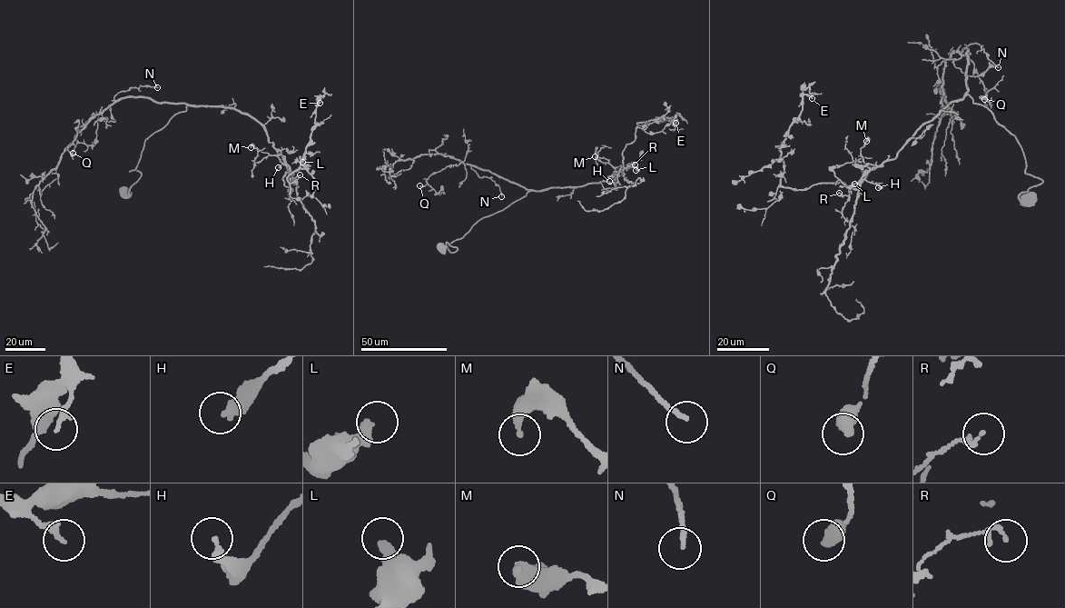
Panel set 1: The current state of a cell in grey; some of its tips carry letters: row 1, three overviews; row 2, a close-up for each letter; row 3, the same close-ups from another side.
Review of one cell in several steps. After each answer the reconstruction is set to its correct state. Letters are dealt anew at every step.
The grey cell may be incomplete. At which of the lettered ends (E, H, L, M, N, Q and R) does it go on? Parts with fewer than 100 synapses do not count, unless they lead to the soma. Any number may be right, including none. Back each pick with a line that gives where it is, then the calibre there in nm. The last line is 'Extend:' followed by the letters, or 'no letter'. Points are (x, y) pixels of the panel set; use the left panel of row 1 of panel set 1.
Extend: no letter

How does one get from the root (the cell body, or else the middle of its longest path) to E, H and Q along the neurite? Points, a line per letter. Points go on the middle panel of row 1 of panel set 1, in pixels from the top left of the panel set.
E: (440, 247), (455, 252), (448, 246), (478, 221), (529, 191), (606, 181), (621, 170), (637, 123), (675, 123)
H: (440, 247), (447, 242), (455, 252), (448, 246), (478, 221), (529, 191), (584, 186), (617, 172), (609, 181)
Q: (440, 247), (447, 242), (455, 252), (448, 246), (478, 221), (528, 191), (461, 163), (431, 174), (419, 185)

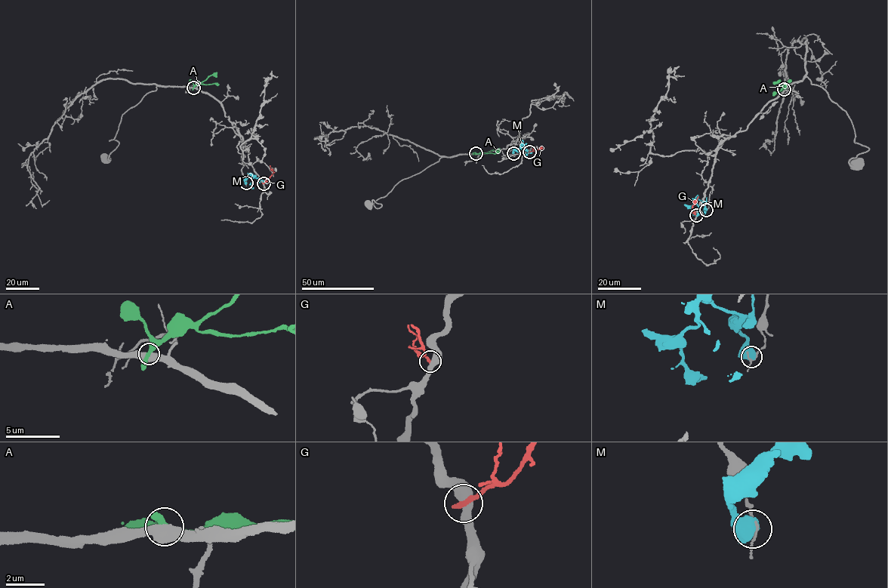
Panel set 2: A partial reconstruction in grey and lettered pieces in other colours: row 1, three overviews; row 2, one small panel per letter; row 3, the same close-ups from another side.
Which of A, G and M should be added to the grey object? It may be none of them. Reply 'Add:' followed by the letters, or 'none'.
Add: none

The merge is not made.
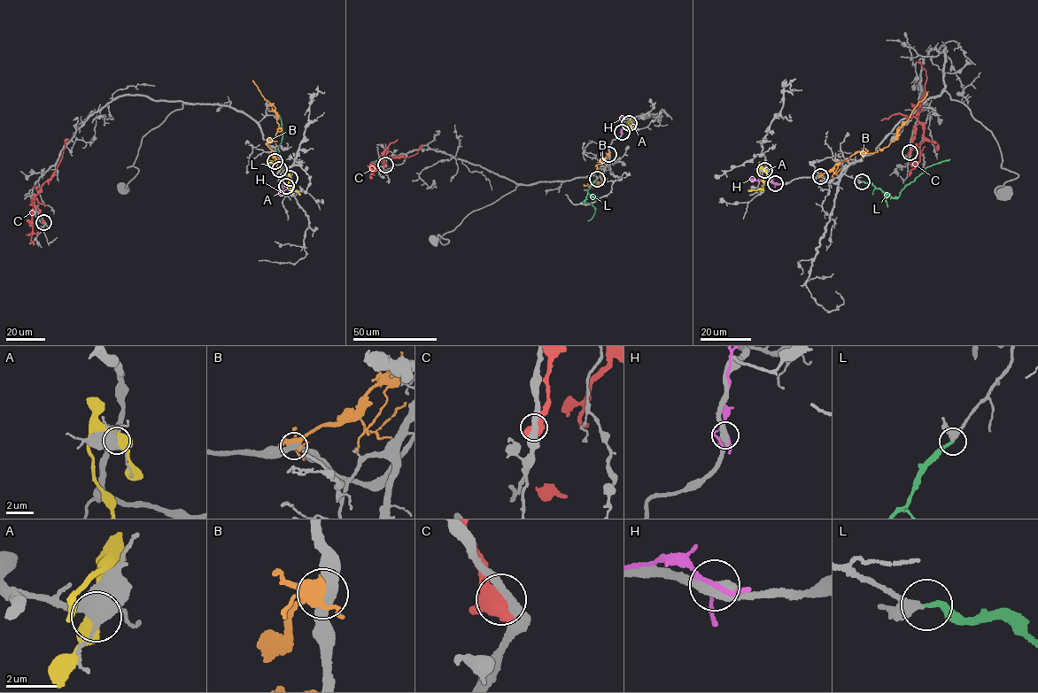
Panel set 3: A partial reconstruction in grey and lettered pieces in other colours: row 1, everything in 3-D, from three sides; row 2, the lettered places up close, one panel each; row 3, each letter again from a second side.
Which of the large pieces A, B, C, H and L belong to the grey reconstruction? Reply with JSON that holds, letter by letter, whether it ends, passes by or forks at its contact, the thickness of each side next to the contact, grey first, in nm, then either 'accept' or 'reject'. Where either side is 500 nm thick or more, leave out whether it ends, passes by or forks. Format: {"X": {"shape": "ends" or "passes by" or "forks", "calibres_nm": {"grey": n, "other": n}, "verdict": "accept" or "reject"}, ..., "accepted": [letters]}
{"A": {"calibres_nm": {"grey": 500, "other": 380}, "verdict": "reject"}, "B": {"shape": "forks", "calibres_nm": {"grey": 400, "other": 440}, "verdict": "reject"}, "C": {"calibres_nm": {"grey": 400, "other": 600}, "verdict": "reject"}, "H": {"shape": "forks", "calibres_nm": {"grey": 480, "other": 150}, "verdict": "reject"}, "L": {"shape": "ends", "calibres_nm": {"grey": 340, "other": 190}, "verdict": "accept"}, "accepted": ["L"]}

